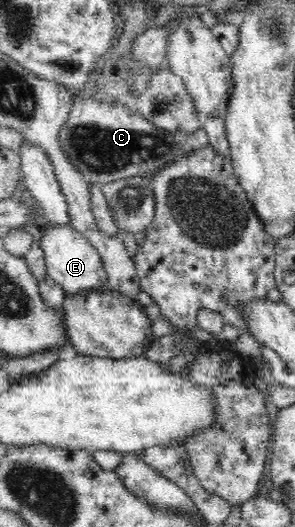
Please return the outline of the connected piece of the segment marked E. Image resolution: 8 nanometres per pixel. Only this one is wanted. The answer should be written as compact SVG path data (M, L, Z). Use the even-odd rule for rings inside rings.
M50 224L40 230L38 247L44 251L47 274L67 294L83 294L84 290L101 289L108 283L98 251L70 224Z

